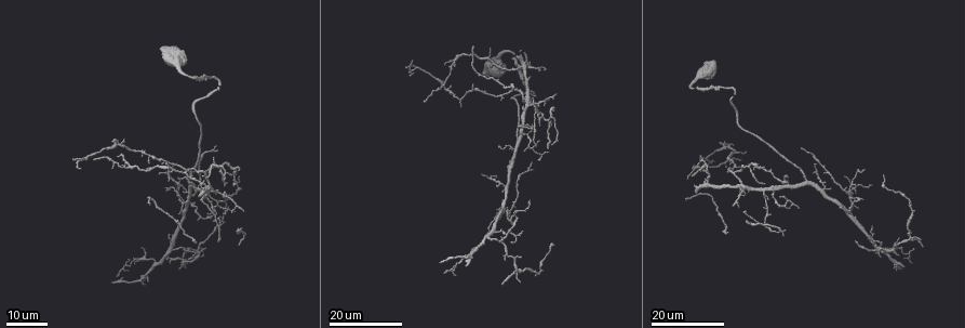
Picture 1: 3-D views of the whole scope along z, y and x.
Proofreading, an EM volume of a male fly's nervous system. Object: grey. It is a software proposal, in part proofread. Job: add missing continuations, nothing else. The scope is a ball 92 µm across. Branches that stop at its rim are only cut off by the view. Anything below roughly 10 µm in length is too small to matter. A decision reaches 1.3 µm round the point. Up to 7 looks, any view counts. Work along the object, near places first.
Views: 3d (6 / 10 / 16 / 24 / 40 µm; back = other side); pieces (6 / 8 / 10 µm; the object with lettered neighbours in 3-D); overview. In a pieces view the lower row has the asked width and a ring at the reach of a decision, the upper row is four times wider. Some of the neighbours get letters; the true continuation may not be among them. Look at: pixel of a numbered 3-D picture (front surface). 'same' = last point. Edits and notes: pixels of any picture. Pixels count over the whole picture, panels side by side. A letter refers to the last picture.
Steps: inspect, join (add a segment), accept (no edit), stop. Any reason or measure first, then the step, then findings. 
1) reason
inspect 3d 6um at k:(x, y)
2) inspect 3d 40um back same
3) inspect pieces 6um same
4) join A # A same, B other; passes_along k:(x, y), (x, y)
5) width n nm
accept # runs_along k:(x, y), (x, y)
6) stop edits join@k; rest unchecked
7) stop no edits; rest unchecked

tapers out
inspect 3d 24um at 1:(854, 243)

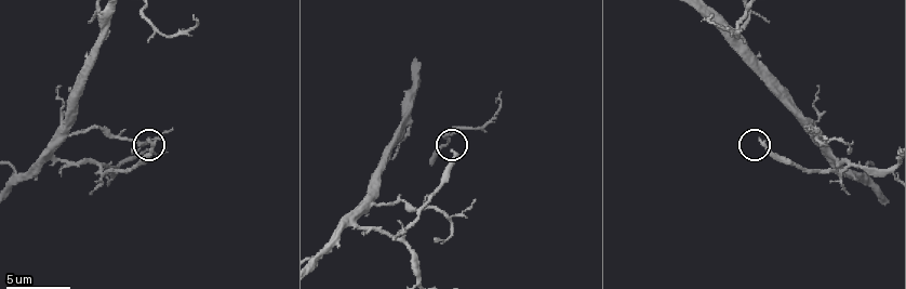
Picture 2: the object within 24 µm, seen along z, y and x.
inspect pieces 10um at 2:(149, 141)

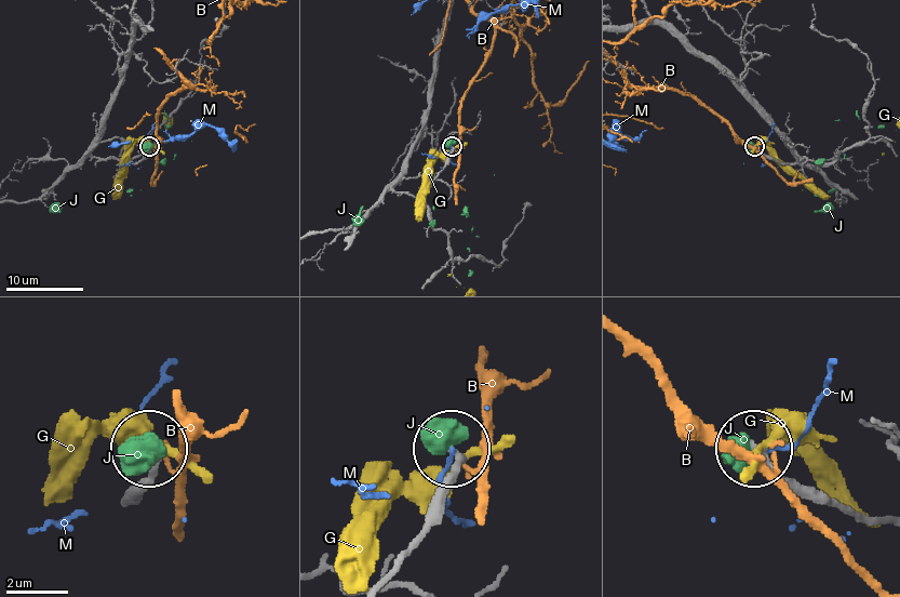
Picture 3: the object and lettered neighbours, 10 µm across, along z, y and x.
width 200 nm
accept # B other, G other, J other, M other; runs_along 3:(376, 580), (426, 518), (454, 451); none of them fits

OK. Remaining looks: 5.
an open end
inspect 3d 16um at 1:(787, 183)

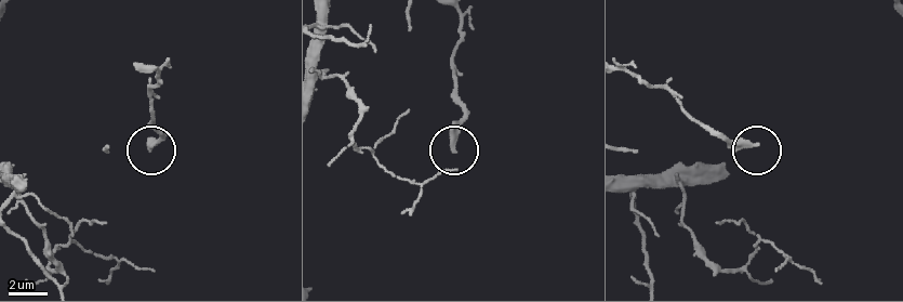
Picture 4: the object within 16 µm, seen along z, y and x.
inspect pieces 6um at 4:(755, 144)

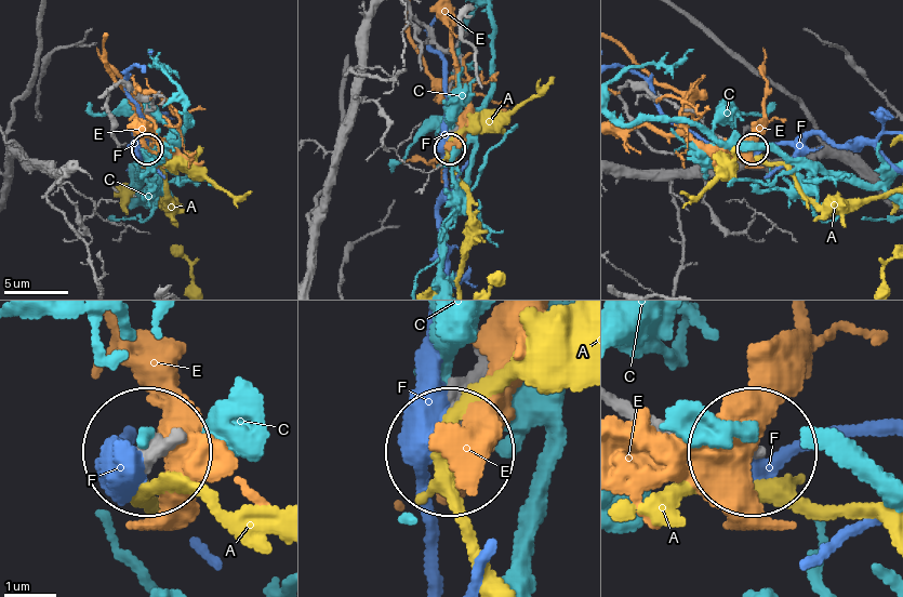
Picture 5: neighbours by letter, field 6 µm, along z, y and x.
accept # A other, C other, E other, F other; runs_along 5:(631, 406), (742, 453); none of them fits

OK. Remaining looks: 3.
free end
inspect 3d 16um at 1:(763, 182)

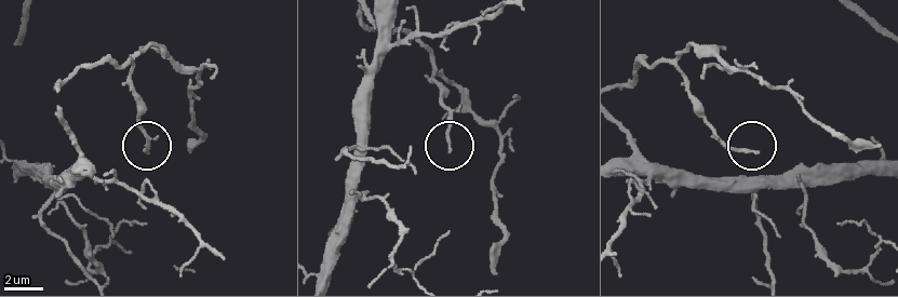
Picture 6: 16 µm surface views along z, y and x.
inspect pieces 8um at 6:(756, 153)

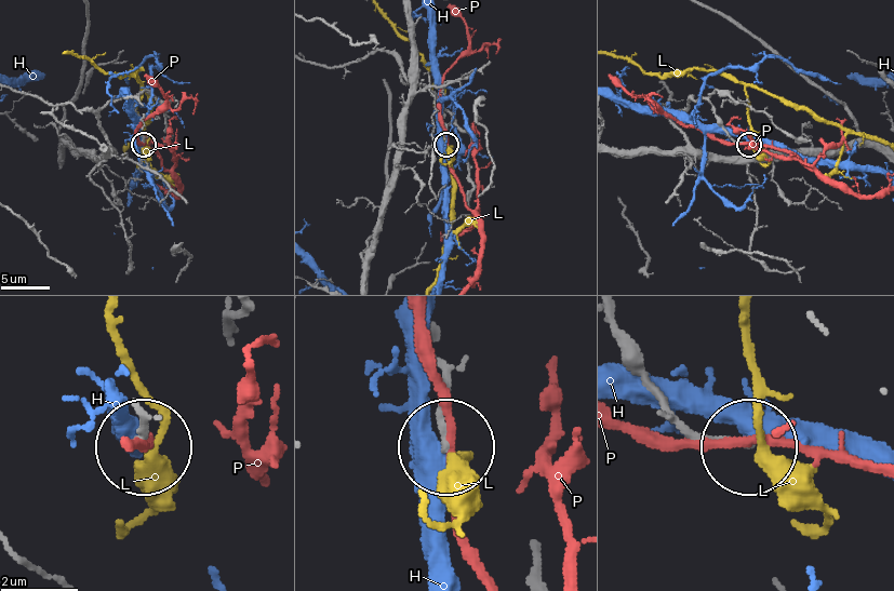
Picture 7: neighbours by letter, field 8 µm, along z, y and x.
accept # H other, L other, P other; none of them fits

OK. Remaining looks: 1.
stop no edits; rest unchecked

